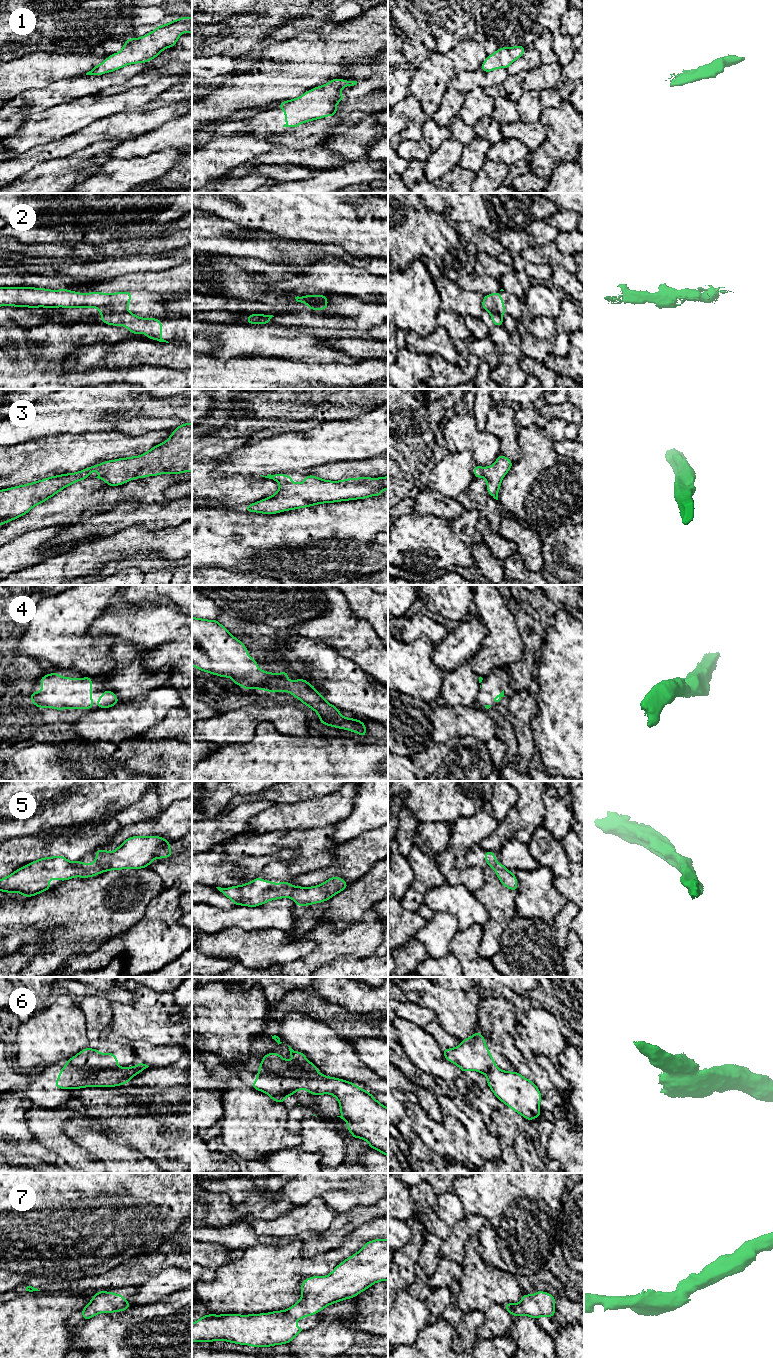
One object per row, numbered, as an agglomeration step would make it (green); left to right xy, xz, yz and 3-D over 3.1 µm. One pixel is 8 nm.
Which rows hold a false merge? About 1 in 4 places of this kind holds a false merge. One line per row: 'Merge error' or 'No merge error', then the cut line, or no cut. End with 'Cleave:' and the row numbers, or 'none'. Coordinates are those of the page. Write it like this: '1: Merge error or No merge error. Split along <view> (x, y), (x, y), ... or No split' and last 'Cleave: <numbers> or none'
1: No merge error. No split
2: Merge error. Split along xy (130, 312), (109, 312), (103, 315)
3: No merge error. No split
4: No merge error. No split
5: No merge error. No split
6: Merge error. Split along xz (259, 1069), (286, 1077), (301, 1077), (310, 1073), (316, 1074)
7: No merge error. No split
Cleave: 2, 6

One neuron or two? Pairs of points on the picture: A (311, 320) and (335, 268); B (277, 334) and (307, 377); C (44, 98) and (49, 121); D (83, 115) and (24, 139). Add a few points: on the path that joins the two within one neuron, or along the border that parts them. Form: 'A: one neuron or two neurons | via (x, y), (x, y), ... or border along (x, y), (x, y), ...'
A: two neurons | border along (326, 295), (342, 294), (349, 297)
B: two neurons | border along (273, 358), (319, 364)
C: two neurons | border along (69, 101), (35, 111)
D: one neuron | via (68, 118), (39, 128)

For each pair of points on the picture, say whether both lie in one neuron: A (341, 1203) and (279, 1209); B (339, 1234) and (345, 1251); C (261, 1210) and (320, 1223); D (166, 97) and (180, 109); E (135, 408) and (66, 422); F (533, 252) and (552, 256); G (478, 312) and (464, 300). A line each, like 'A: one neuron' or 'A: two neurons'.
A: two neurons
B: two neurons
C: two neurons
D: two neurons
E: one neuron
F: one neuron
G: one neuron

